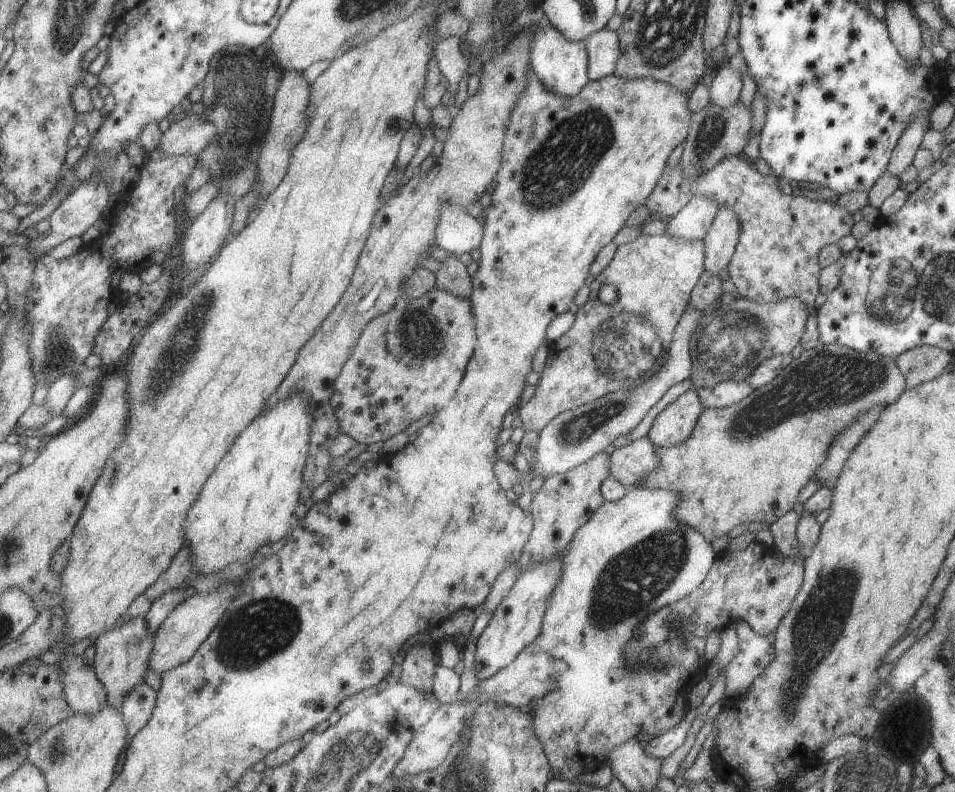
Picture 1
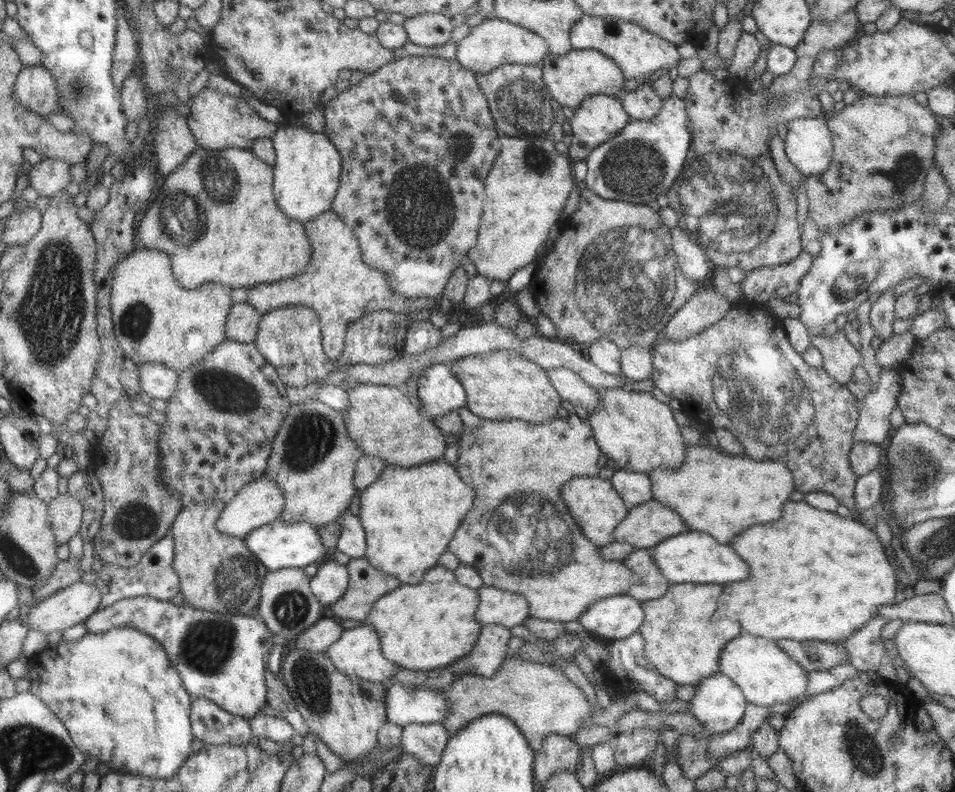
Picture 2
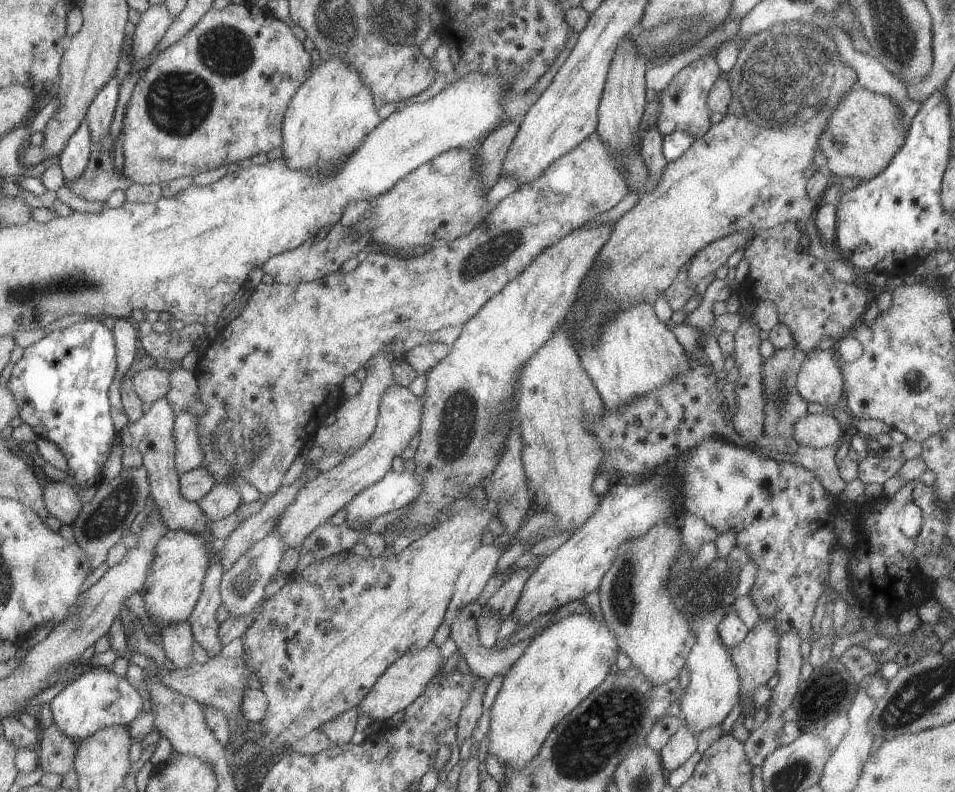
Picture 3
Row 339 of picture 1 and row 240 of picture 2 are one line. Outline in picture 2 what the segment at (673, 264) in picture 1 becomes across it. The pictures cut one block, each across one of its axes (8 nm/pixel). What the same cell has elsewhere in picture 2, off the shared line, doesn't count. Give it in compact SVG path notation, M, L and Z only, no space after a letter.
M588 188L584 189L579 196L578 208L568 218L567 227L561 230L560 238L554 244L553 249L544 253L528 285L533 298L539 304L541 313L545 314L556 326L557 335L555 340L566 342L582 349L592 345L593 342L598 339L609 339L617 343L622 349L632 345L650 347L652 342L656 342L656 338L658 338L660 332L654 332L654 330L660 330L658 324L660 324L660 326L668 324L674 317L674 314L677 314L678 310L690 300L690 297L694 296L694 293L698 293L698 290L702 288L702 282L686 278L681 271L681 267L678 266L678 257L674 254L674 238L670 236L673 230L674 228L670 228L670 226L666 226L666 224L662 222L658 211L656 212L656 210L648 205L638 205L624 201L611 201L610 199L605 199L594 194L593 190Z

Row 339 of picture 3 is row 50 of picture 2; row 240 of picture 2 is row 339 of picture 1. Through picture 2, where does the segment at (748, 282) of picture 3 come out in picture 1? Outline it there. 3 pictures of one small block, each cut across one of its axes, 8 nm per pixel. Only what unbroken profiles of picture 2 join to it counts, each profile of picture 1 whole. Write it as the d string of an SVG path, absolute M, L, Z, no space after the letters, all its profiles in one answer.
M741 297L728 308L723 307L718 298L712 306L704 308L704 318L700 322L695 342L695 364L693 381L695 390L698 387L713 387L726 379L744 380L752 376L762 361L774 355L790 355L798 346L804 333L804 326L810 310L802 299L788 297L776 304L754 302Z

